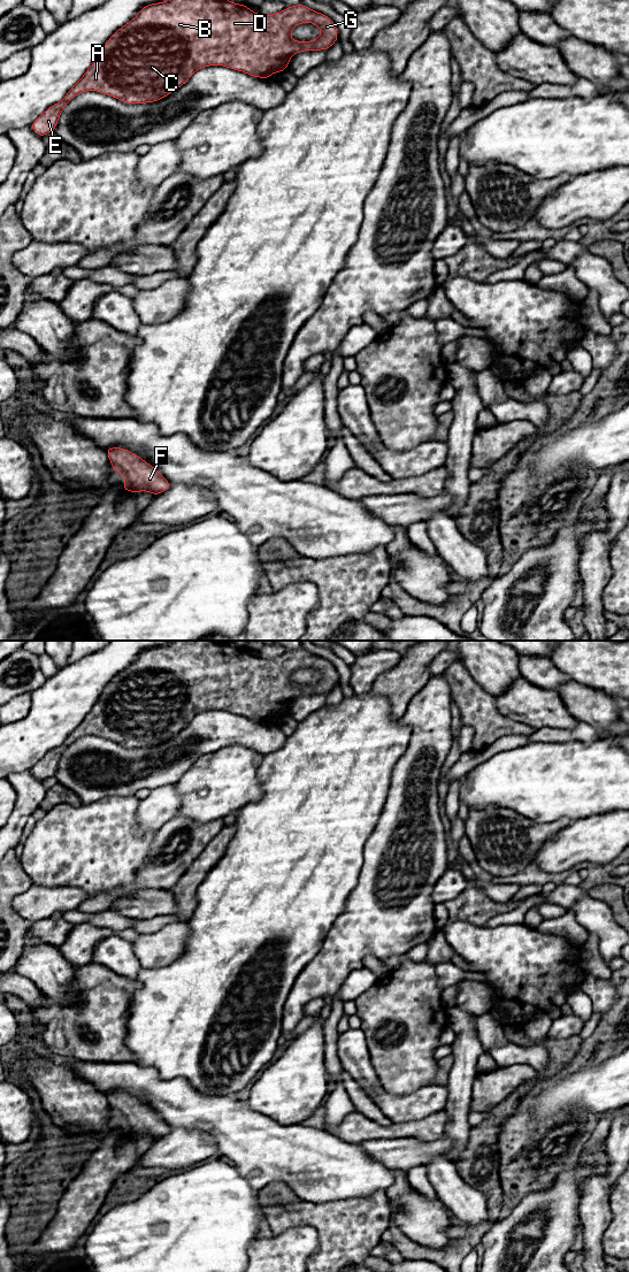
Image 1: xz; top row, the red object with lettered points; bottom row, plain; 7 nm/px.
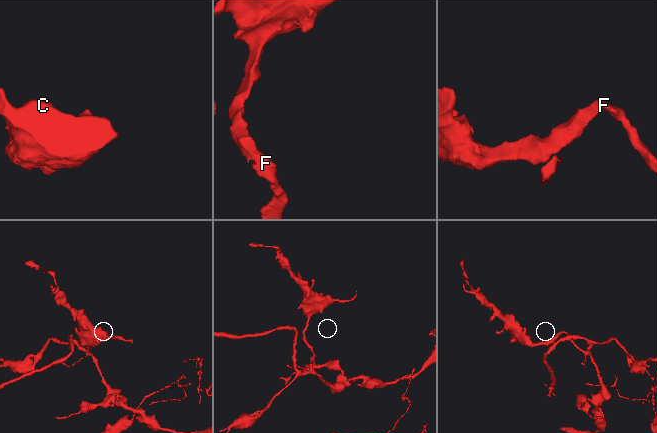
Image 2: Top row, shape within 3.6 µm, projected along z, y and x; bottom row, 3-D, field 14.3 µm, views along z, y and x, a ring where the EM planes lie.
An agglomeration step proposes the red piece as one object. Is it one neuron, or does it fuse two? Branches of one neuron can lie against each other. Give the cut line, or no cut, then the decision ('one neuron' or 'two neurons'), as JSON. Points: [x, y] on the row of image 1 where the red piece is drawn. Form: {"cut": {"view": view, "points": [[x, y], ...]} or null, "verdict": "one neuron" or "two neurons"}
{"cut": null, "verdict": "one neuron"}

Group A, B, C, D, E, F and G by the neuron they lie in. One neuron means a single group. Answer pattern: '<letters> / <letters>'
A B C D E F G

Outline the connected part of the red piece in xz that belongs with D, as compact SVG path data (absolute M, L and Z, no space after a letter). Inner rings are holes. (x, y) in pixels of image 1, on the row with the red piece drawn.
M229 0L149 3L112 35L92 66L64 98L46 109L30 127L39 137L54 132L66 106L86 91L97 91L125 104L159 101L183 86L198 69L209 66L223 66L253 77L271 79L271 74L287 70L292 55L328 51L337 40L338 30L333 21L304 3L273 15L256 14L246 5ZM301 23L317 25L321 36L310 41L293 40L291 30Z

